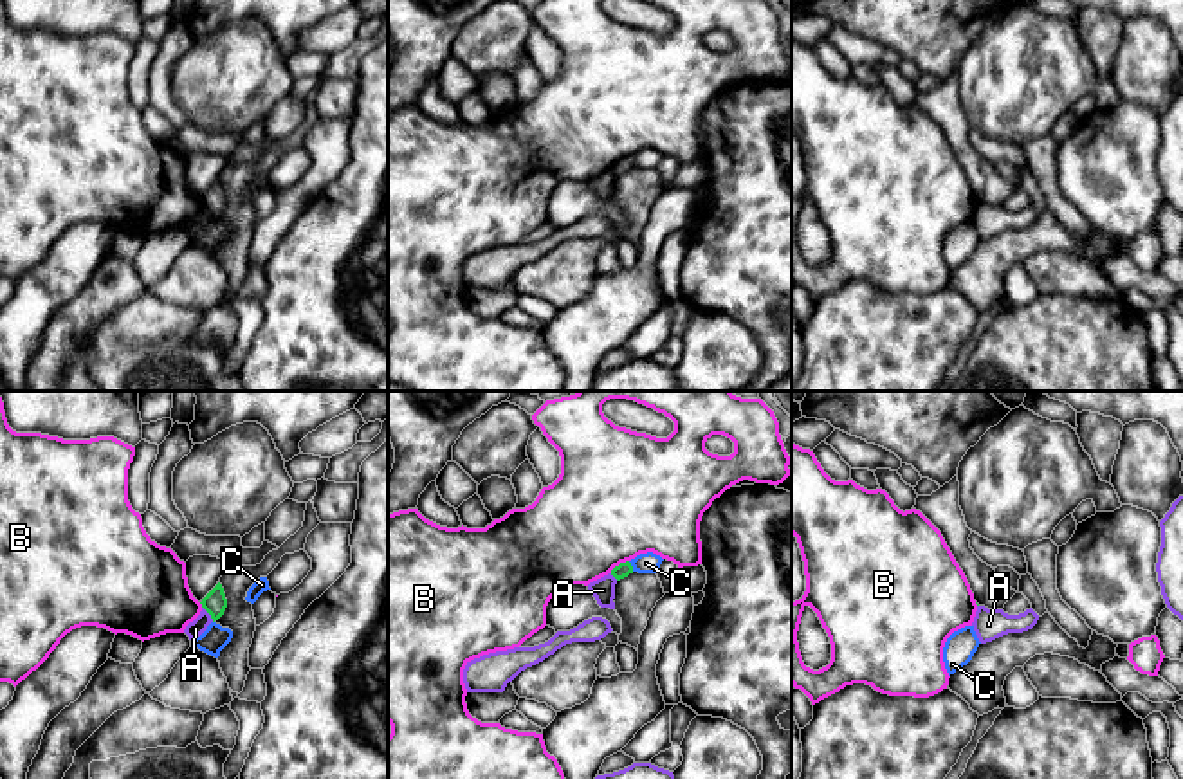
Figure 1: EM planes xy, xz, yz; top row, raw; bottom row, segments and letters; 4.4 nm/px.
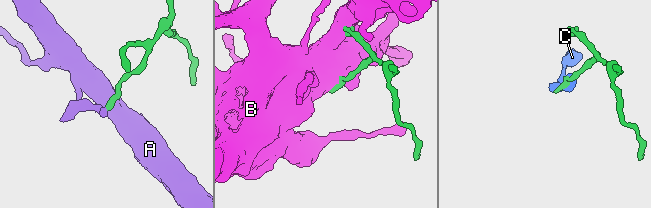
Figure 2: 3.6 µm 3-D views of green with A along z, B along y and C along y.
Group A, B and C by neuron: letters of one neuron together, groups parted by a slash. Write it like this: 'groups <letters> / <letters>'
groups A / B / C

